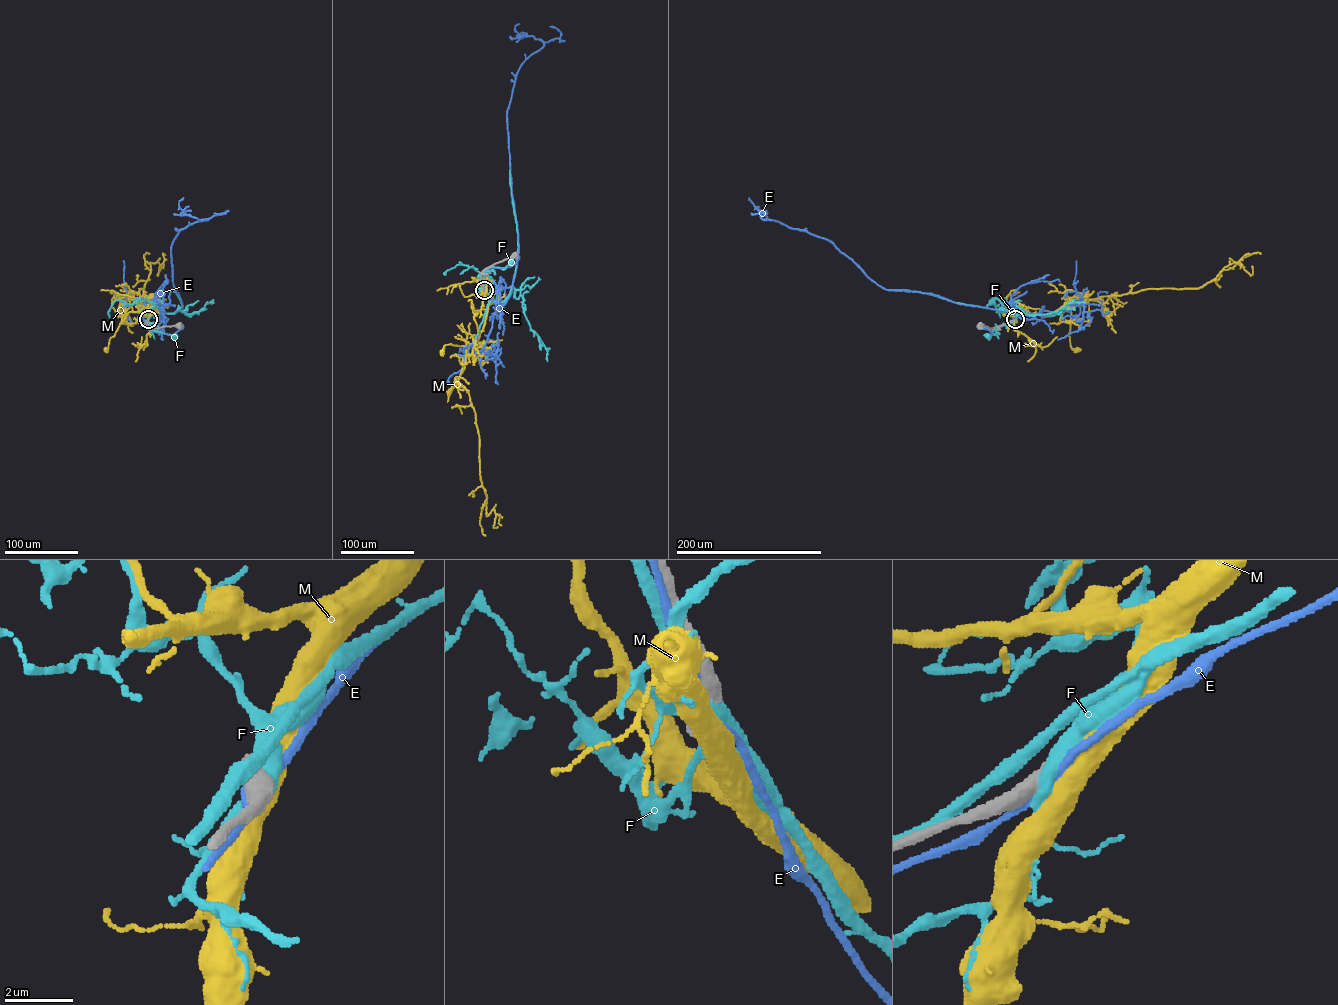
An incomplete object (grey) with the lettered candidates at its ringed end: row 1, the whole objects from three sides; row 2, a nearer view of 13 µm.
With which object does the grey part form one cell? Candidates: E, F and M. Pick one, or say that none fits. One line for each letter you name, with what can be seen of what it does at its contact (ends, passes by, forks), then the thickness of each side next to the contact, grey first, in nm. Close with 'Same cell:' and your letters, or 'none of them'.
Same cell: none of them

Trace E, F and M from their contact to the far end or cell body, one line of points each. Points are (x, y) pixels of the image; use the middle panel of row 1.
E: (484, 290), (483, 272), (490, 267), (513, 265), (517, 258)
F: (484, 290), (482, 272), (490, 267), (504, 269), (511, 262)
M: (484, 290), (490, 299), (478, 340), (468, 345), (445, 345), (442, 352)

